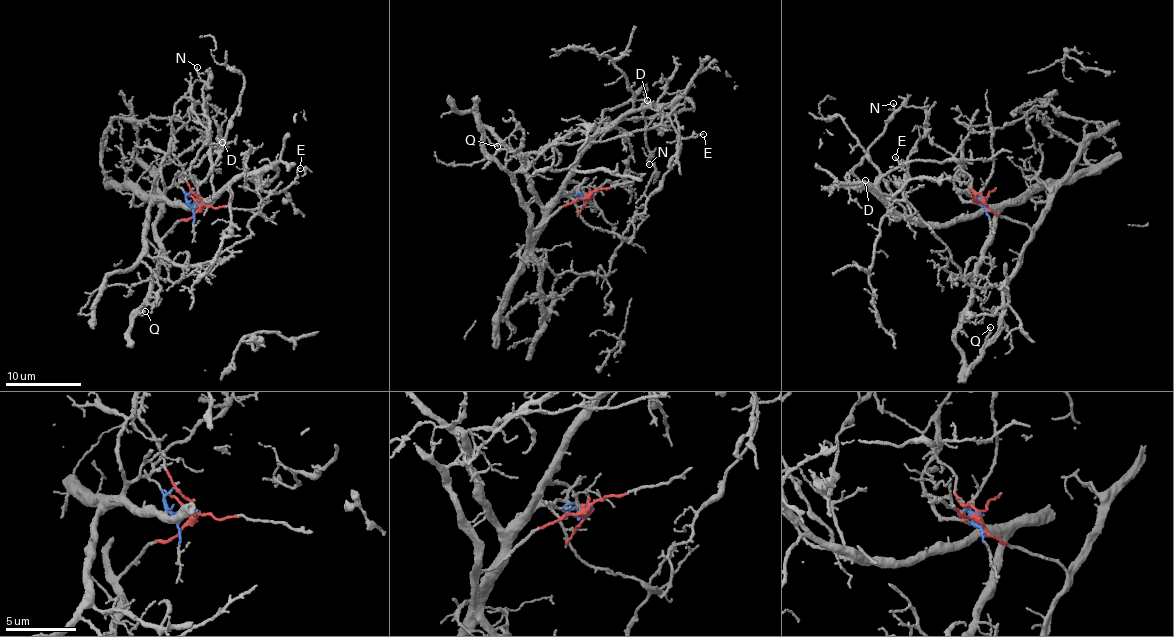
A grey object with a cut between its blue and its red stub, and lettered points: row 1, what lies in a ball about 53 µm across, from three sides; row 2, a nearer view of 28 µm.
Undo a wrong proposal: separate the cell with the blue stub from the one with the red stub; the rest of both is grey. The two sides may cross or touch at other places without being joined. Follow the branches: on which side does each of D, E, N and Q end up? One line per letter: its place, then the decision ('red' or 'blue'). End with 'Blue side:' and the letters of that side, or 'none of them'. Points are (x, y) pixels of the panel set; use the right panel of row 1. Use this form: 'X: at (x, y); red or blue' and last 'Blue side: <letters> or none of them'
D: at (865, 180); blue
E: at (895, 157); blue
N: at (893, 103); blue
Q: at (990, 327); red
Blue side: D, E, N

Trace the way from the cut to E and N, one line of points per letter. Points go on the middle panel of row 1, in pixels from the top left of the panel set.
E: (588, 198), (584, 201), (566, 193), (560, 196), (584, 150), (629, 113), (660, 105), (679, 137), (703, 134)
N: (588, 198), (560, 196), (603, 111), (627, 101), (643, 86), (649, 165)

